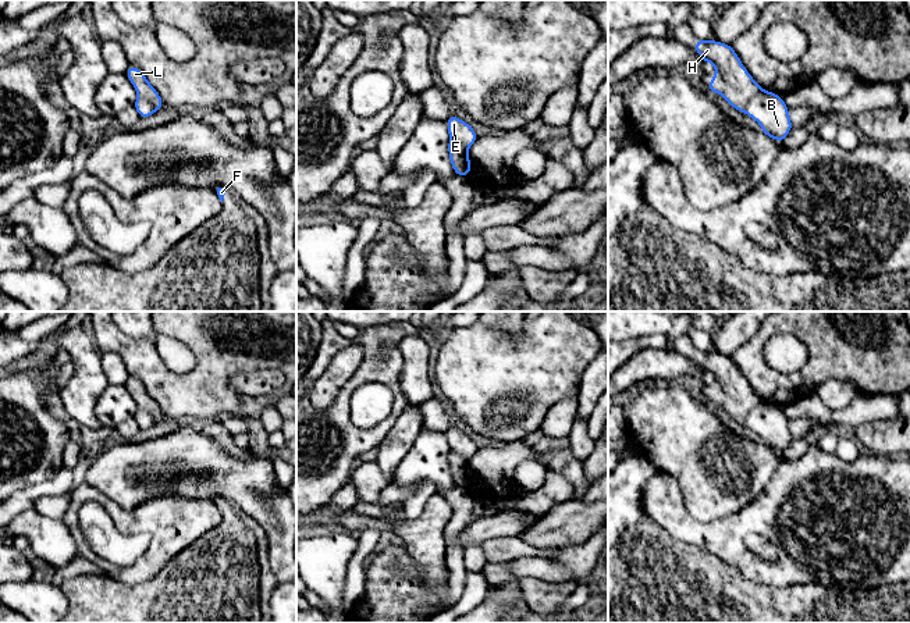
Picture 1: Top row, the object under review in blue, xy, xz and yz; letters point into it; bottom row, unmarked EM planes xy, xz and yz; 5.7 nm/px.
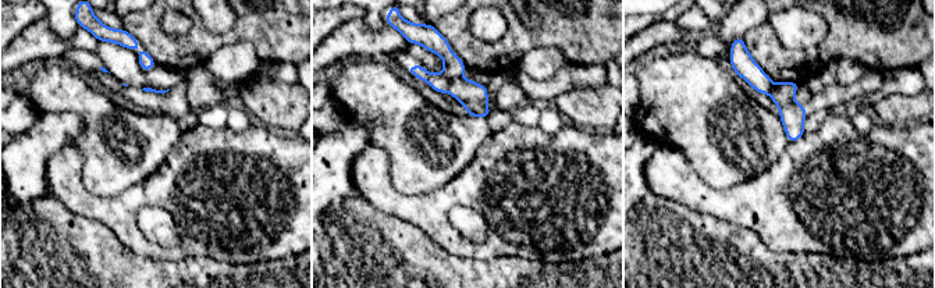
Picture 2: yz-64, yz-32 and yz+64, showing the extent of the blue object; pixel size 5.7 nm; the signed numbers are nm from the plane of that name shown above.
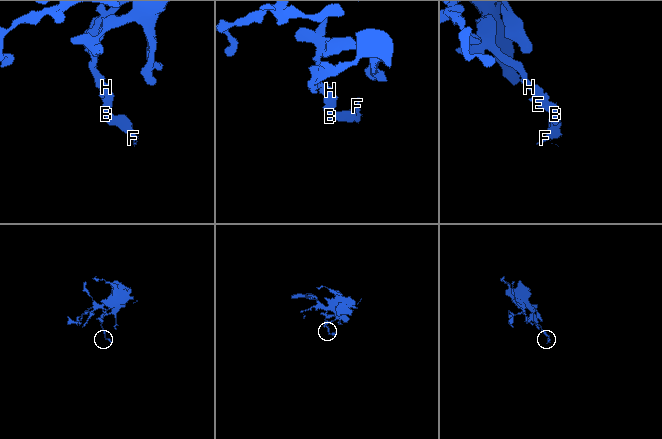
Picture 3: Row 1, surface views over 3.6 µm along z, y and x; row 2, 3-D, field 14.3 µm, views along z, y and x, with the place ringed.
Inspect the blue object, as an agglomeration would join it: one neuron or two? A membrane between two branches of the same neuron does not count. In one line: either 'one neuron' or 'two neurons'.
two neurons

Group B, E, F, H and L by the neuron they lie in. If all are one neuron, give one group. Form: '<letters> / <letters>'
B F / E H L

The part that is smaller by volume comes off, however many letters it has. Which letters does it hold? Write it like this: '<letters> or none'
B, F

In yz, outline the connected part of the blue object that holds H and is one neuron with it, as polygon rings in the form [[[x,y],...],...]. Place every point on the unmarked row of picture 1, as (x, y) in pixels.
[[[697,349],[694,362],[704,374],[712,374],[717,380],[707,400],[722,406],[733,420],[743,423],[747,414],[761,403],[731,356]]]

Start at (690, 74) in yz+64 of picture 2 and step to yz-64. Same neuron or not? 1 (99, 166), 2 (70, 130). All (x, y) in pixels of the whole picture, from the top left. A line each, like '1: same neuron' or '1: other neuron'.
1: same neuron
2: other neuron

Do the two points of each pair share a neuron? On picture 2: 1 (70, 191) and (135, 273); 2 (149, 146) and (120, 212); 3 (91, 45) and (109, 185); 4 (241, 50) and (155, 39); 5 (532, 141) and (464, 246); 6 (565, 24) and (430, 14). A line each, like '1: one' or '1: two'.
1: two
2: two
3: two
4: two
5: one
6: two

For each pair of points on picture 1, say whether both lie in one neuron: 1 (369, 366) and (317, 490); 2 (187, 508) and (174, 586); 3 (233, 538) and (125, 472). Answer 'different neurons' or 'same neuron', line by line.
1: same neuron
2: different neurons
3: different neurons

